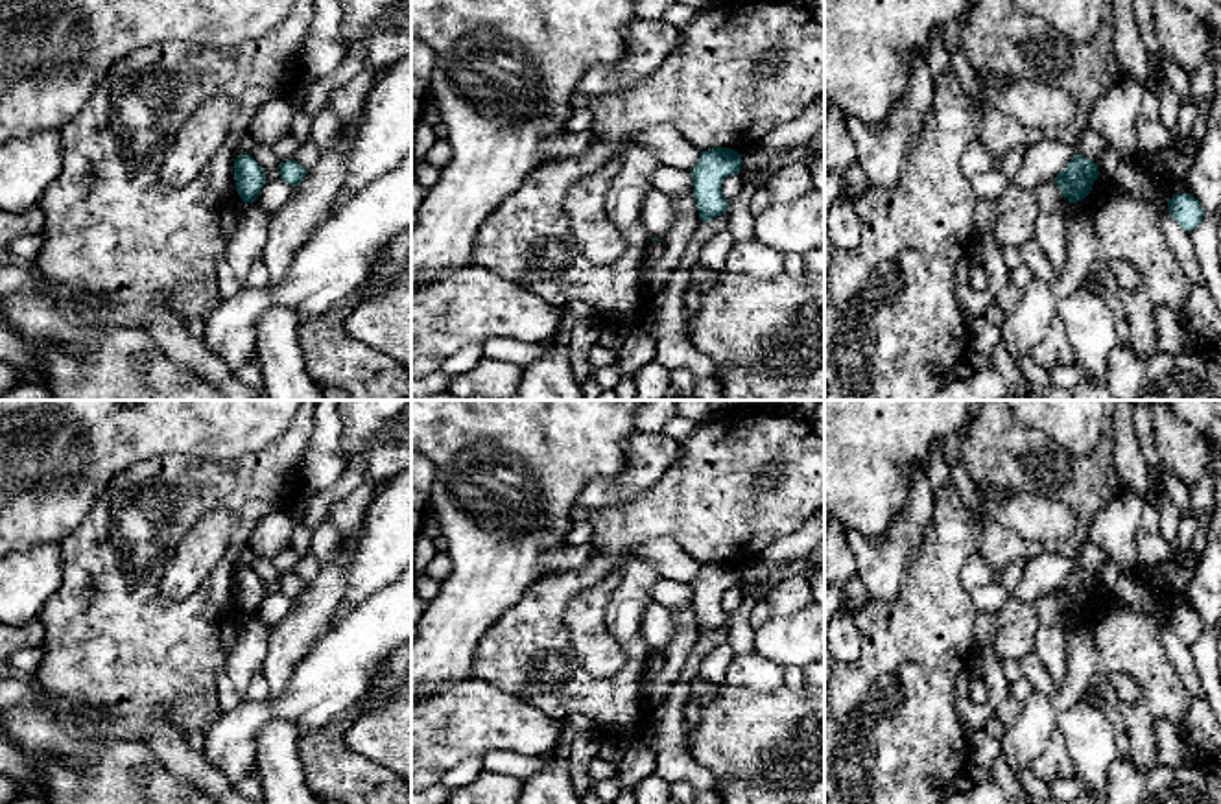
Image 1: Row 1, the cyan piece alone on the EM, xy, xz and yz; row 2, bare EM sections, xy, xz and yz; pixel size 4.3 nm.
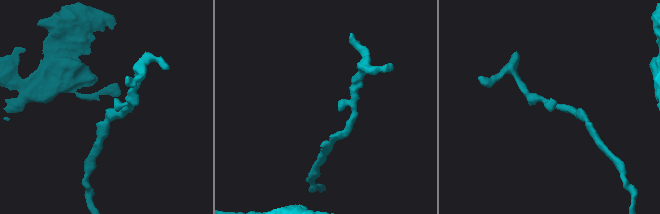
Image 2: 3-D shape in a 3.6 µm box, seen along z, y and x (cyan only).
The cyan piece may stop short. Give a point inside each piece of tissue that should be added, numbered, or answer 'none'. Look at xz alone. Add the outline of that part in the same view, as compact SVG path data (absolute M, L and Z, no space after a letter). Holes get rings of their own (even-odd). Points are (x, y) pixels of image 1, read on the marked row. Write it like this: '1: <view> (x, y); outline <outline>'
none

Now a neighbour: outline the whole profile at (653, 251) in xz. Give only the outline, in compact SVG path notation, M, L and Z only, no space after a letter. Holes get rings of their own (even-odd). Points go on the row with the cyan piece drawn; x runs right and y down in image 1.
M651 242L647 247L646 247L646 254L642 258L642 264L640 264L640 280L647 284L647 277L649 277L649 271L651 267L660 260L664 253L664 242Z

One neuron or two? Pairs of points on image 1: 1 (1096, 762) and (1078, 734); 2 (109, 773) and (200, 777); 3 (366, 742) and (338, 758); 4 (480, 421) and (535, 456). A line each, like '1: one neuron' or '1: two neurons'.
1: one neuron
2: two neurons
3: two neurons
4: one neuron

